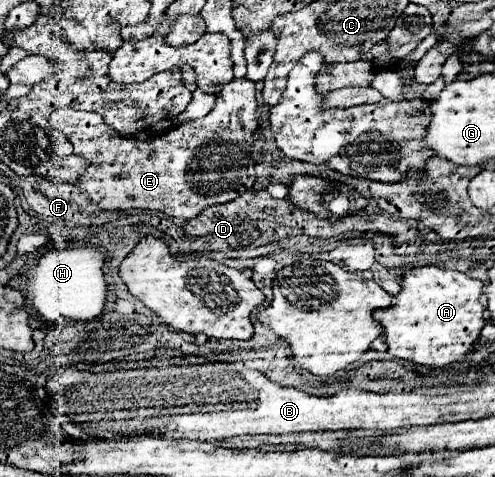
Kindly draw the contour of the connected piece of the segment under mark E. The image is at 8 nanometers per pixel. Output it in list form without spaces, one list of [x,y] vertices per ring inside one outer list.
[[[233,80],[223,86],[215,108],[191,122],[157,132],[149,140],[115,136],[99,114],[61,108],[55,112],[59,130],[71,140],[75,154],[89,162],[75,186],[101,210],[157,210],[167,216],[191,220],[205,208],[231,202],[255,182],[251,156],[257,130],[255,84]]]

